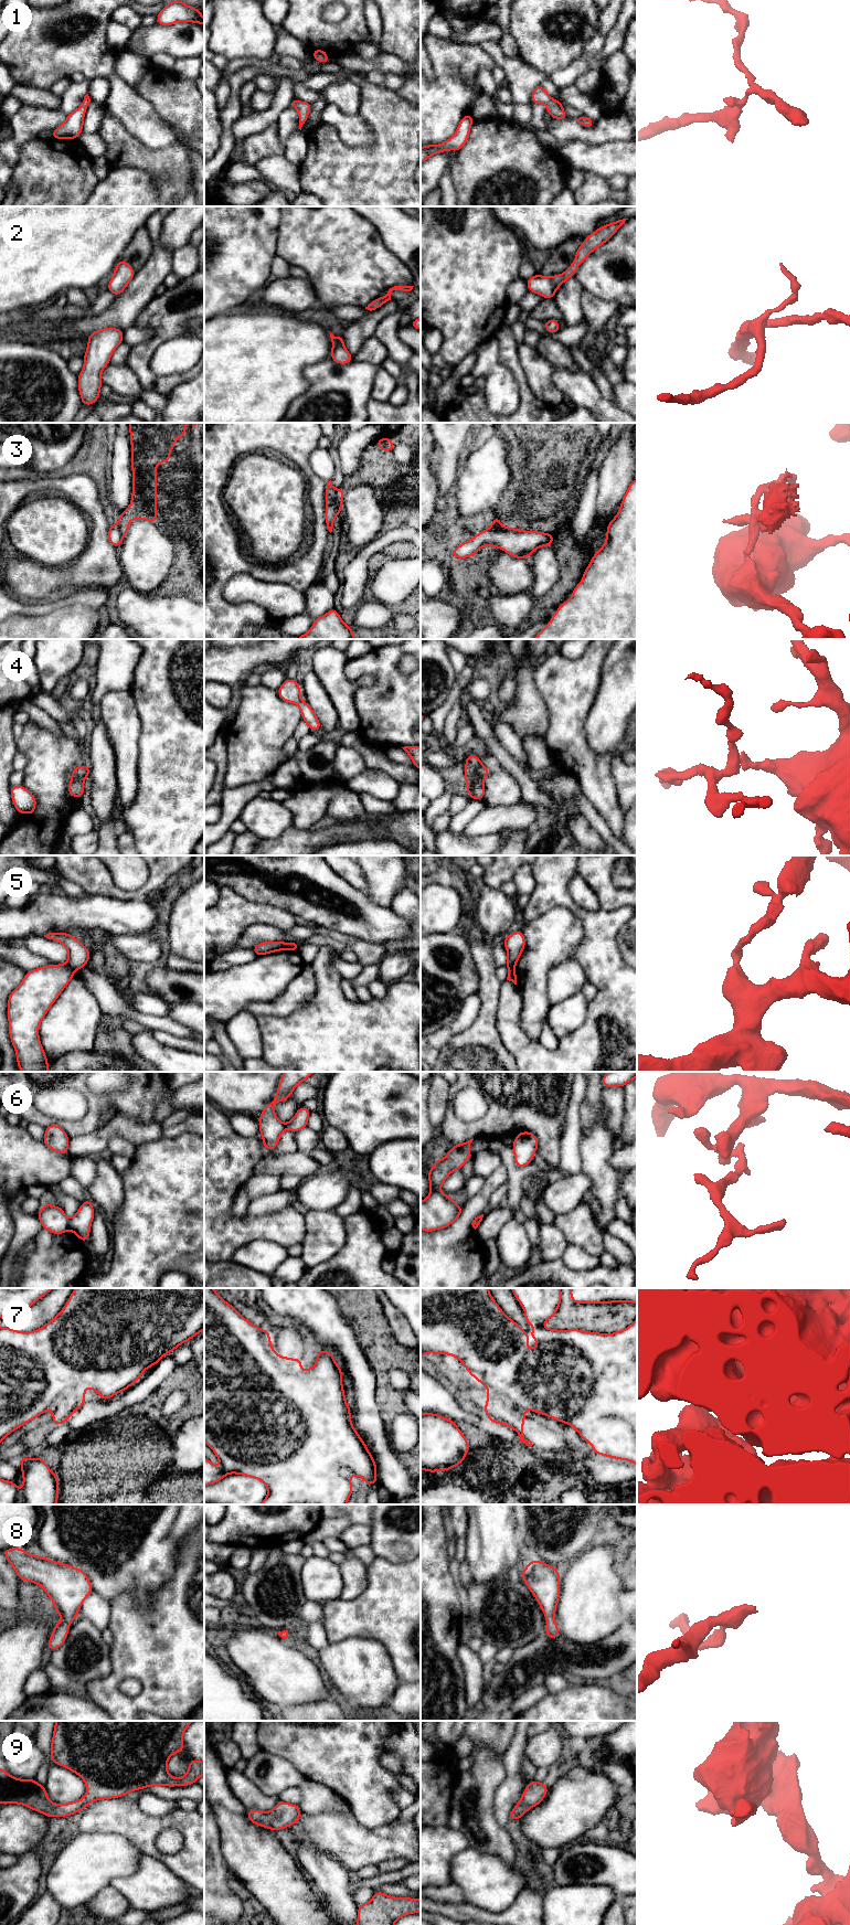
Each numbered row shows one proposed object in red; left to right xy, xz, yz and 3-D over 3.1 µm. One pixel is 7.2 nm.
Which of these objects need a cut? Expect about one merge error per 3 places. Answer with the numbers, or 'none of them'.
3, 5, 6, 7

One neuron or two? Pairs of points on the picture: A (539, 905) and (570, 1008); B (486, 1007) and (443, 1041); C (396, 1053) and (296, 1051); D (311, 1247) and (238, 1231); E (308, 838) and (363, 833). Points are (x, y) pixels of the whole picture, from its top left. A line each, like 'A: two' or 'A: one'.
A: two
B: two
C: one
D: two
E: one

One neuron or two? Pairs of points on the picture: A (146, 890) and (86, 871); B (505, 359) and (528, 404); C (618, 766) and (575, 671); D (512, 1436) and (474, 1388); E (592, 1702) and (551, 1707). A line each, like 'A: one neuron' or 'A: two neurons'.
A: one neuron
B: one neuron
C: two neurons
D: two neurons
E: one neuron

